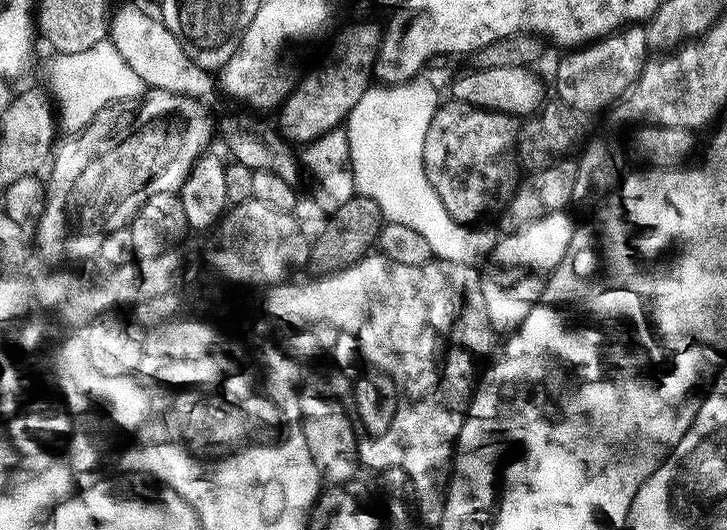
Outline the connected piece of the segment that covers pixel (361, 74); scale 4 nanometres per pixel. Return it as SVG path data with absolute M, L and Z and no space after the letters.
M371 22L353 23L337 38L332 61L322 65L317 72L310 73L305 80L303 77L292 89L288 99L280 105L278 128L287 141L307 146L327 132L341 127L354 110L356 103L368 91L374 76L382 28L370 24Z

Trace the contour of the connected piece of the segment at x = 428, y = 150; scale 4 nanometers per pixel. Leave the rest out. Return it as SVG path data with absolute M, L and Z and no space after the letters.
M450 100L443 103L435 112L435 116L430 122L430 130L426 130L426 146L422 146L422 158L424 159L424 169L426 170L426 178L430 178L430 186L434 186L434 194L438 194L438 198L442 198L442 206L446 206L446 210L452 215L459 224L469 226L475 225L483 216L488 216L491 212L503 209L512 203L512 196L516 193L518 185L518 175L516 176L516 166L518 168L518 160L514 155L514 149L518 144L518 120L513 115L504 112L497 112L493 109L477 108L466 102Z

